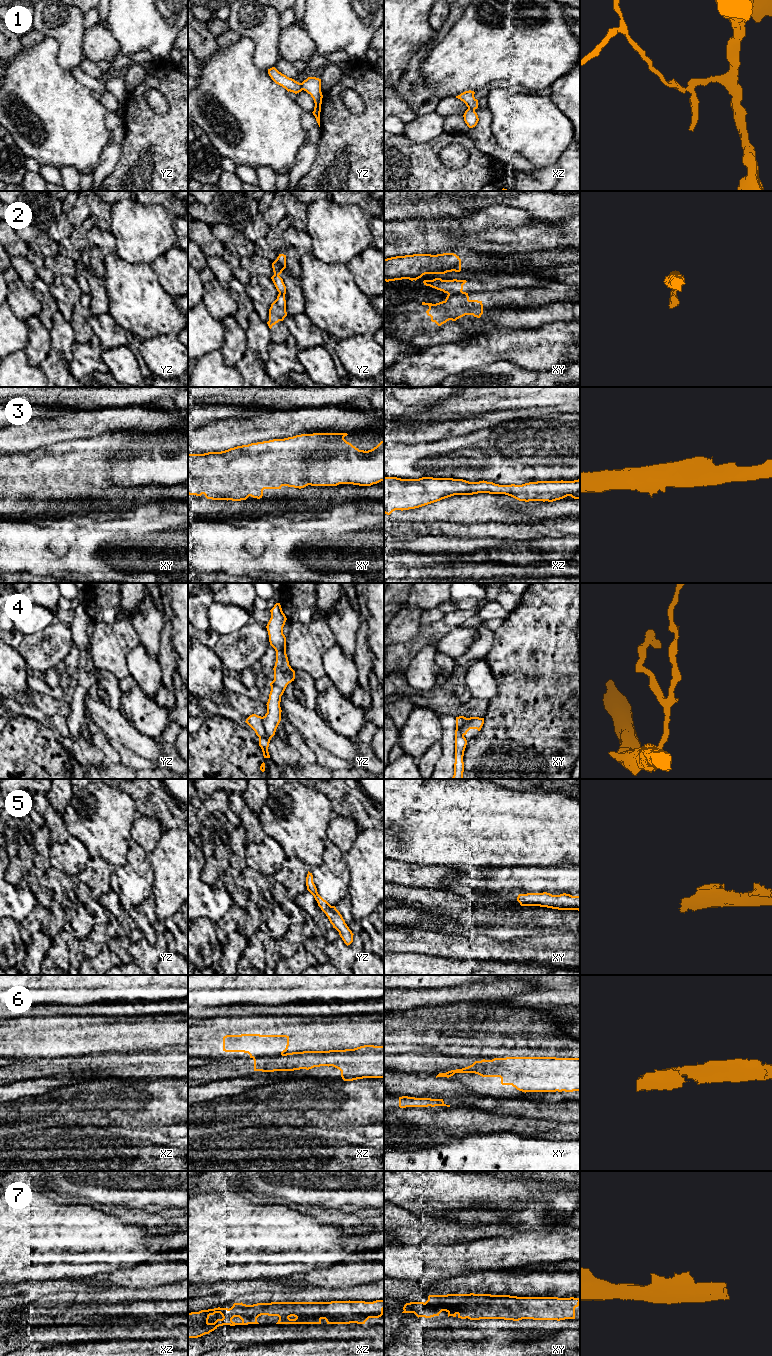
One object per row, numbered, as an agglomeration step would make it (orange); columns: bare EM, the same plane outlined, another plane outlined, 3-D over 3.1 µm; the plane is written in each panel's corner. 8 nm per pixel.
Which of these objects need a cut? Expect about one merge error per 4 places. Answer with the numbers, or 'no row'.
1, 2, 4, 6

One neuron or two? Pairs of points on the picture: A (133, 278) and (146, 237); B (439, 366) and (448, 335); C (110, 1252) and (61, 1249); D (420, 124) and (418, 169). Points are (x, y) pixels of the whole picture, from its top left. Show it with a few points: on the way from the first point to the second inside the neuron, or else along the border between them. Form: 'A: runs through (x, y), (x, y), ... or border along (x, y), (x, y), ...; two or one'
A: border along (116, 253), (126, 261), (148, 263), (150, 265); two
B: border along (467, 339), (438, 343), (423, 348); two
C: runs through (98, 1249), (73, 1249); one
D: border along (401, 133), (415, 142), (426, 142), (441, 134); two

